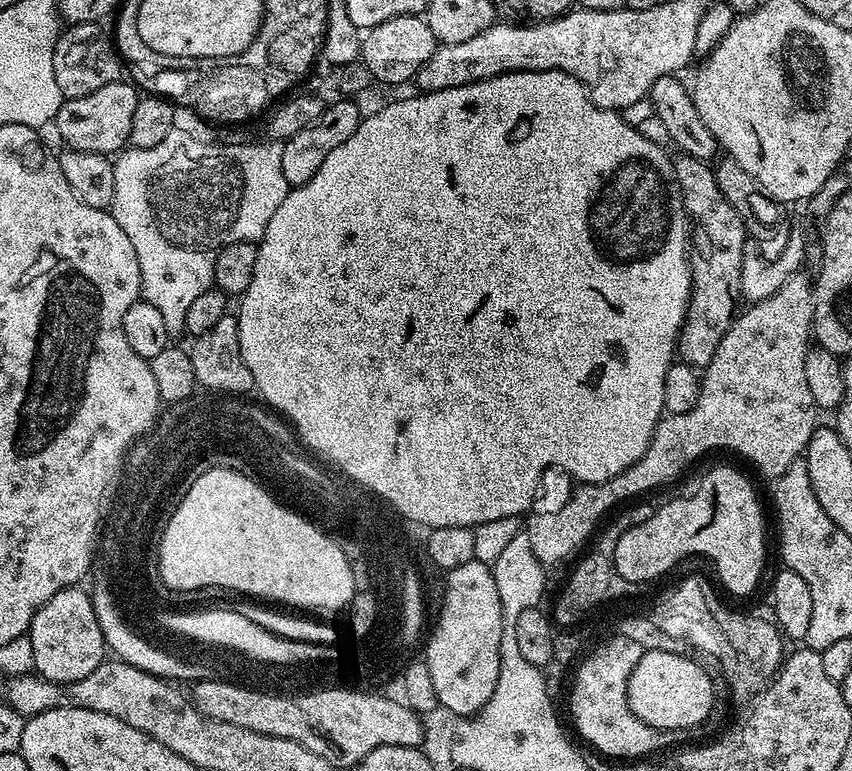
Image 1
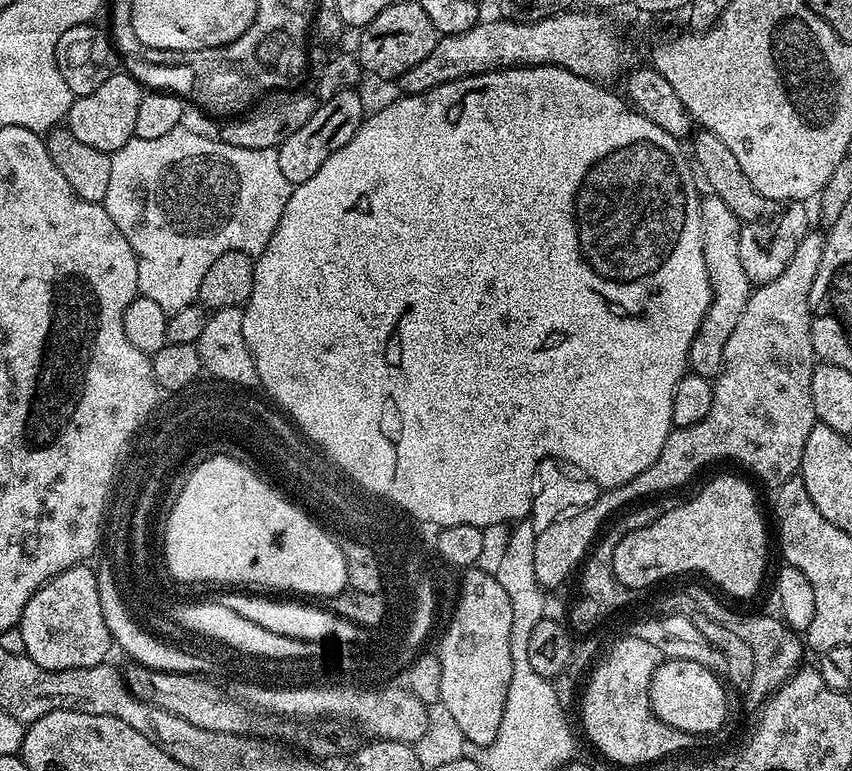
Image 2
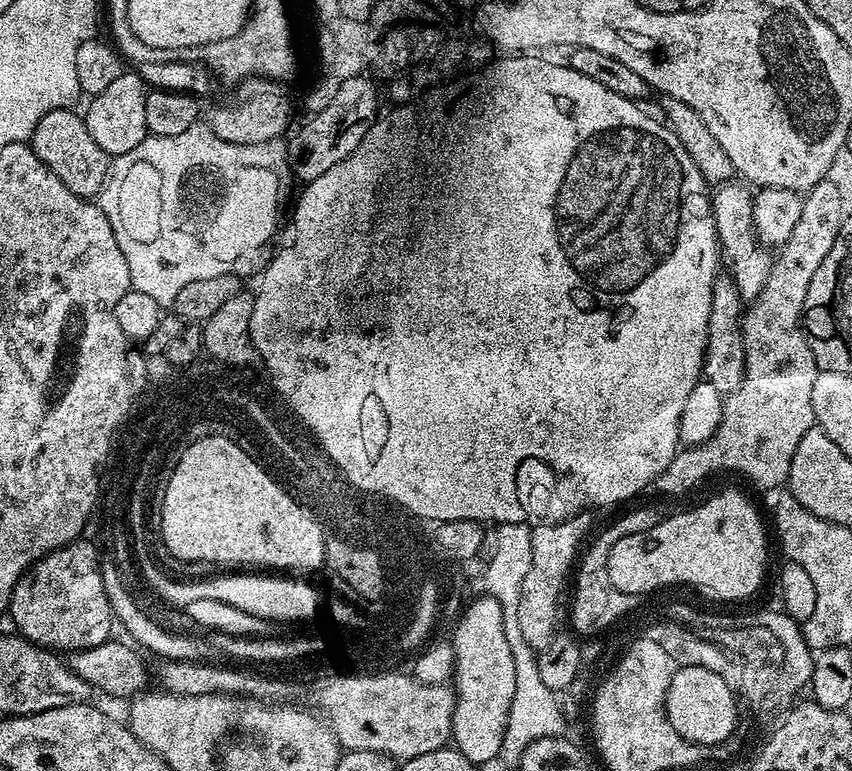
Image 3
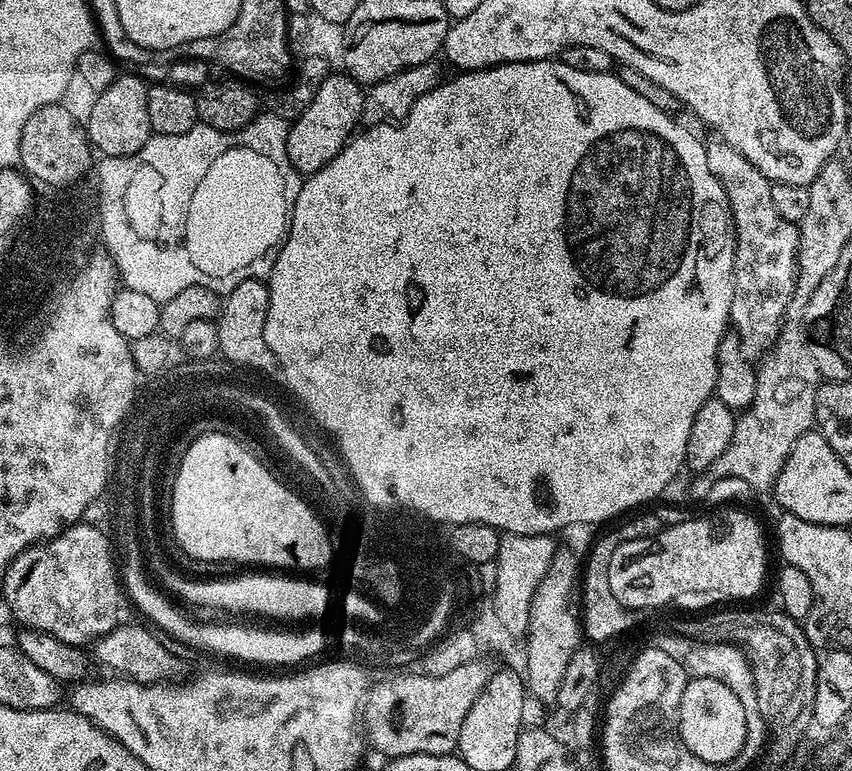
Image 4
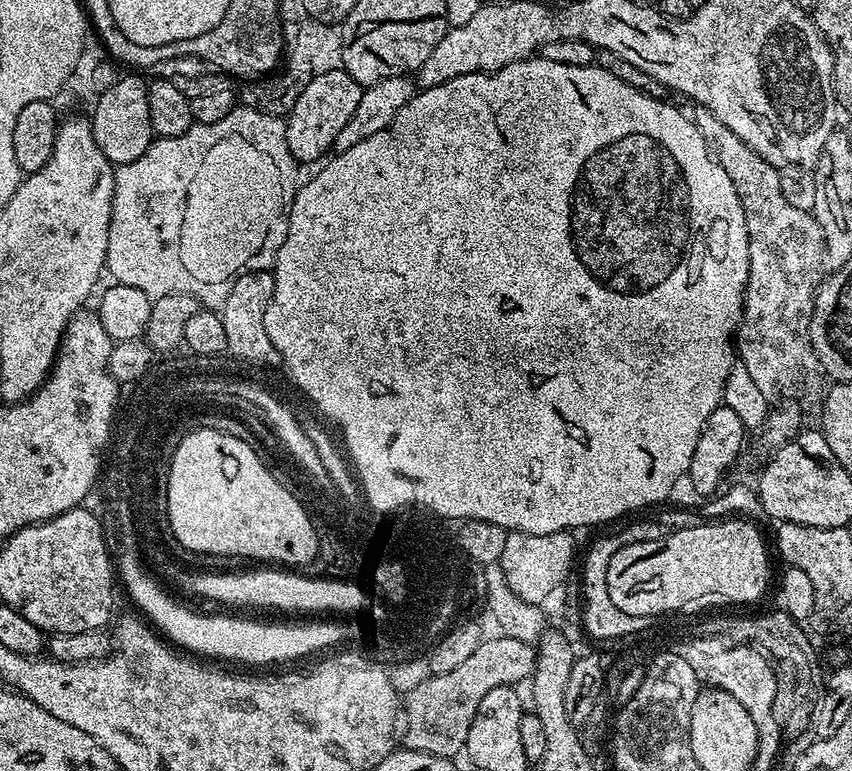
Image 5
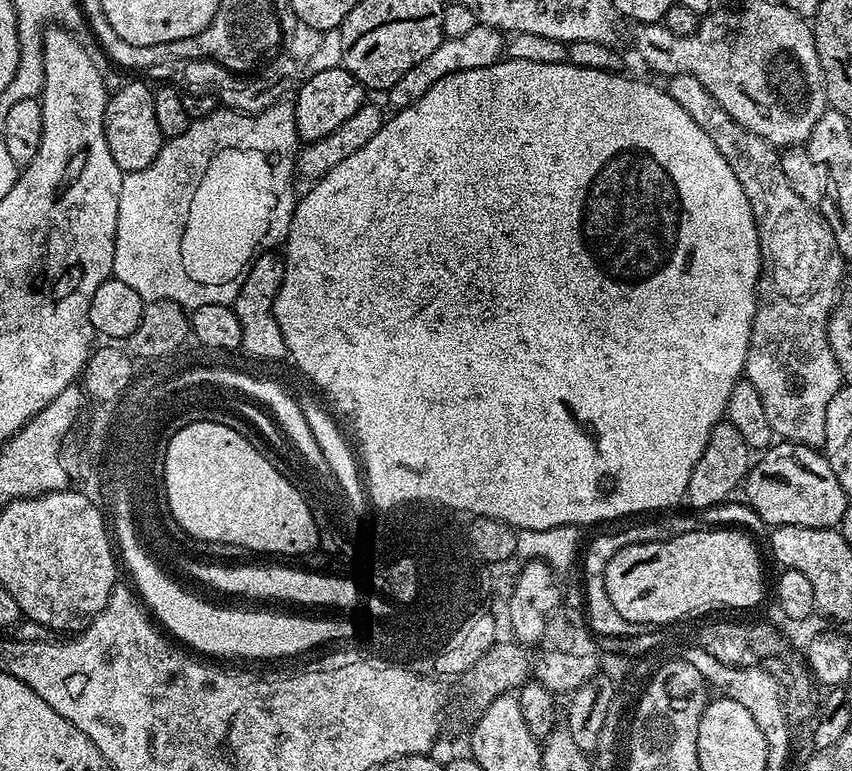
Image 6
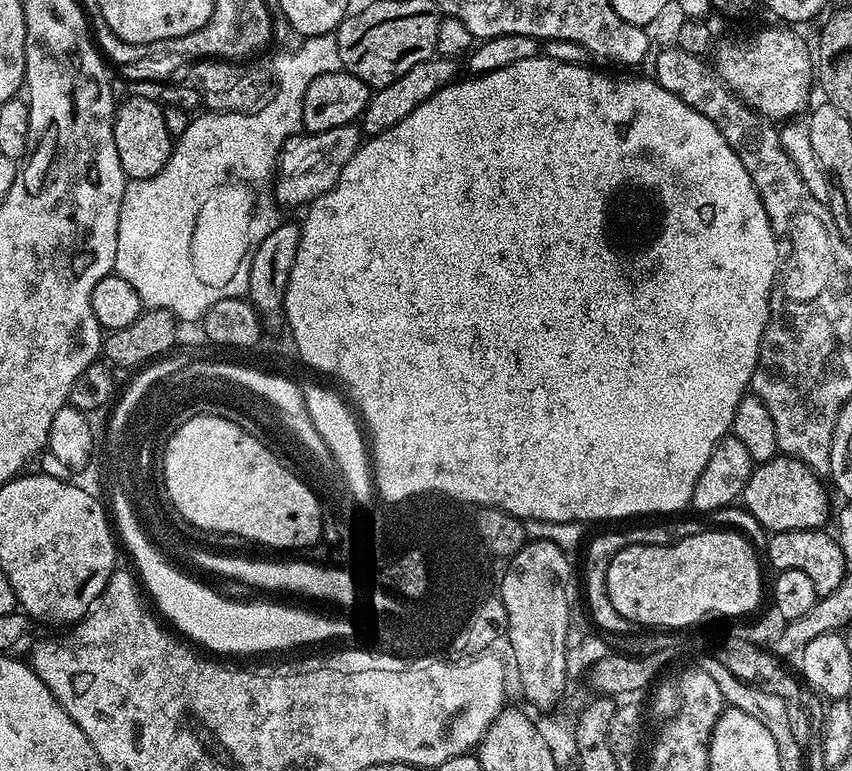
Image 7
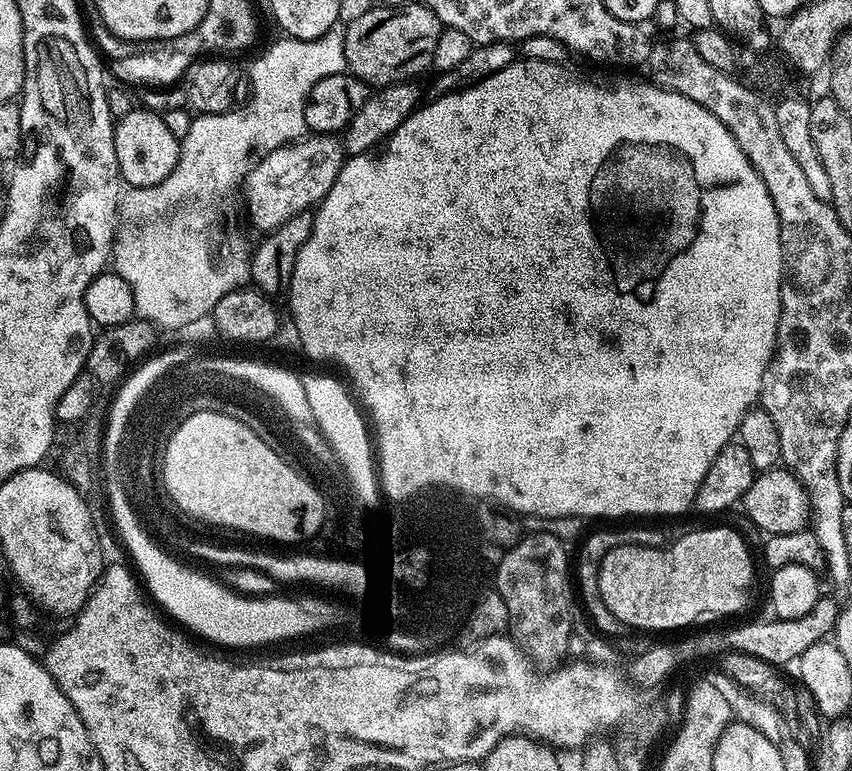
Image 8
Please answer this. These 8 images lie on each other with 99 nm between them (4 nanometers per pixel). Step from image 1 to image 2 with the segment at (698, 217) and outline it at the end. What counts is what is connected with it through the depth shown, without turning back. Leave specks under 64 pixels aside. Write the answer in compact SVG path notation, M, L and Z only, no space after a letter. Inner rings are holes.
M711 194L698 204L698 211L704 227L704 261L709 286L712 288L712 301L708 304L706 314L702 318L700 328L688 352L691 371L700 376L715 378L724 361L724 347L734 334L734 326L738 326L738 318L742 318L742 310L746 310L746 302L750 295L750 281L746 270L742 270L742 262L738 258L738 242L742 221L736 217L722 202L722 198Z

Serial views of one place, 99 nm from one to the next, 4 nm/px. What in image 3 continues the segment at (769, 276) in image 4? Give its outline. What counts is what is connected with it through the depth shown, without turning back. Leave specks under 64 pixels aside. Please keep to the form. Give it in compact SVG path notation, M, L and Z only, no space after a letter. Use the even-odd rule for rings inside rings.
M736 183L719 185L711 193L712 217L716 220L716 234L720 237L722 254L726 264L732 267L730 275L740 291L740 299L751 302L758 298L758 294L762 294L762 286L766 286L768 275L772 273L774 256L756 237L753 189L747 183Z

